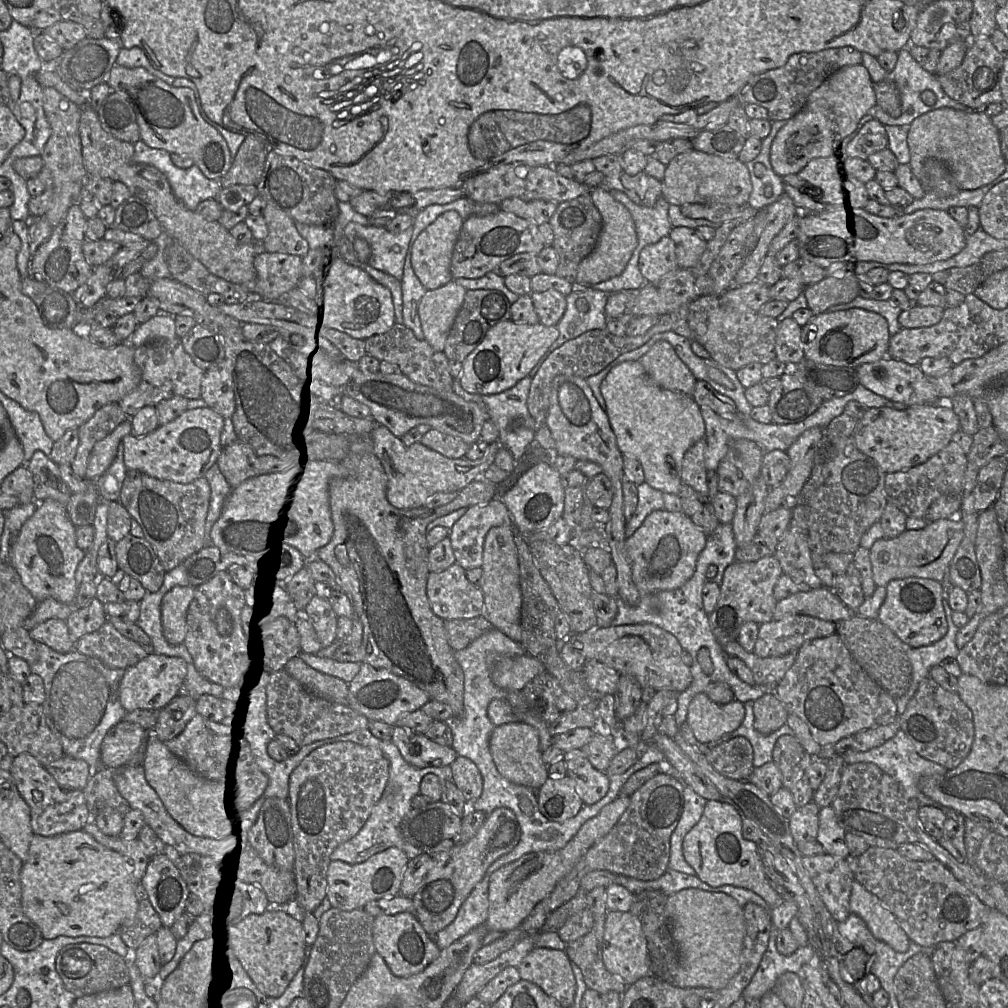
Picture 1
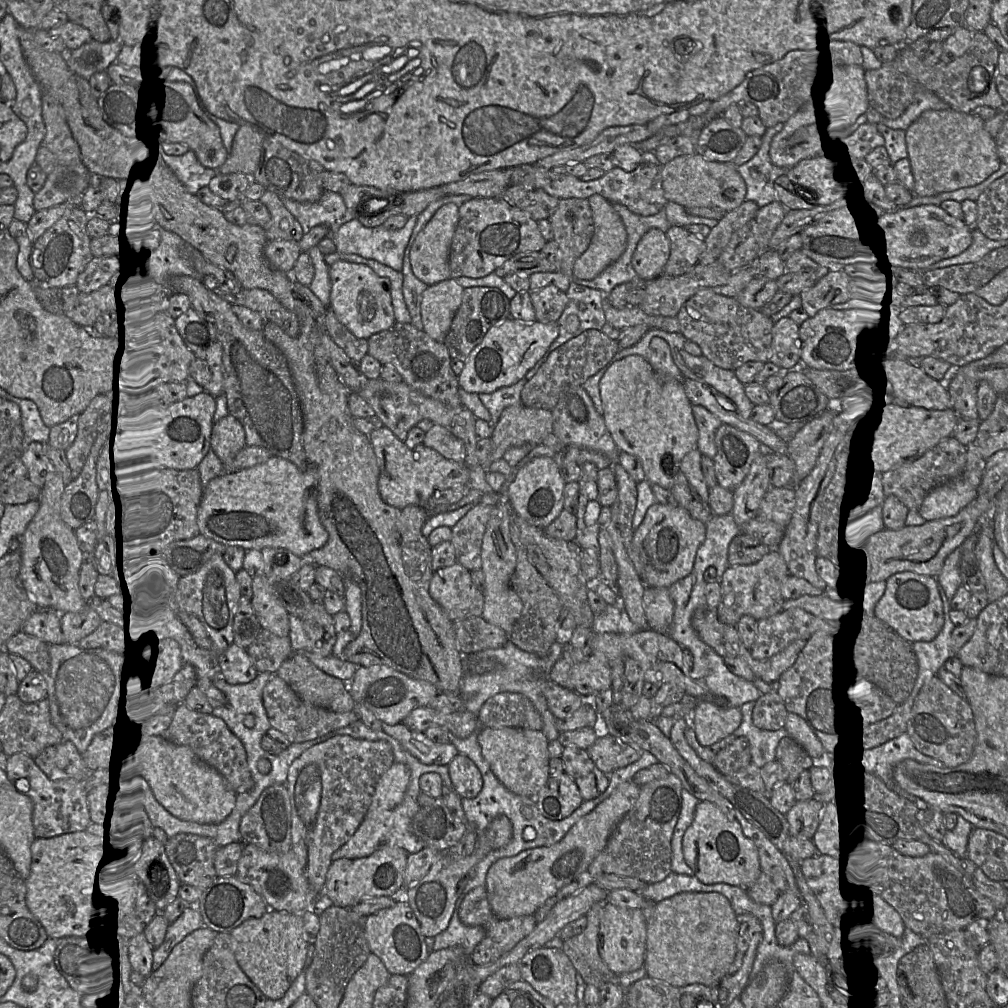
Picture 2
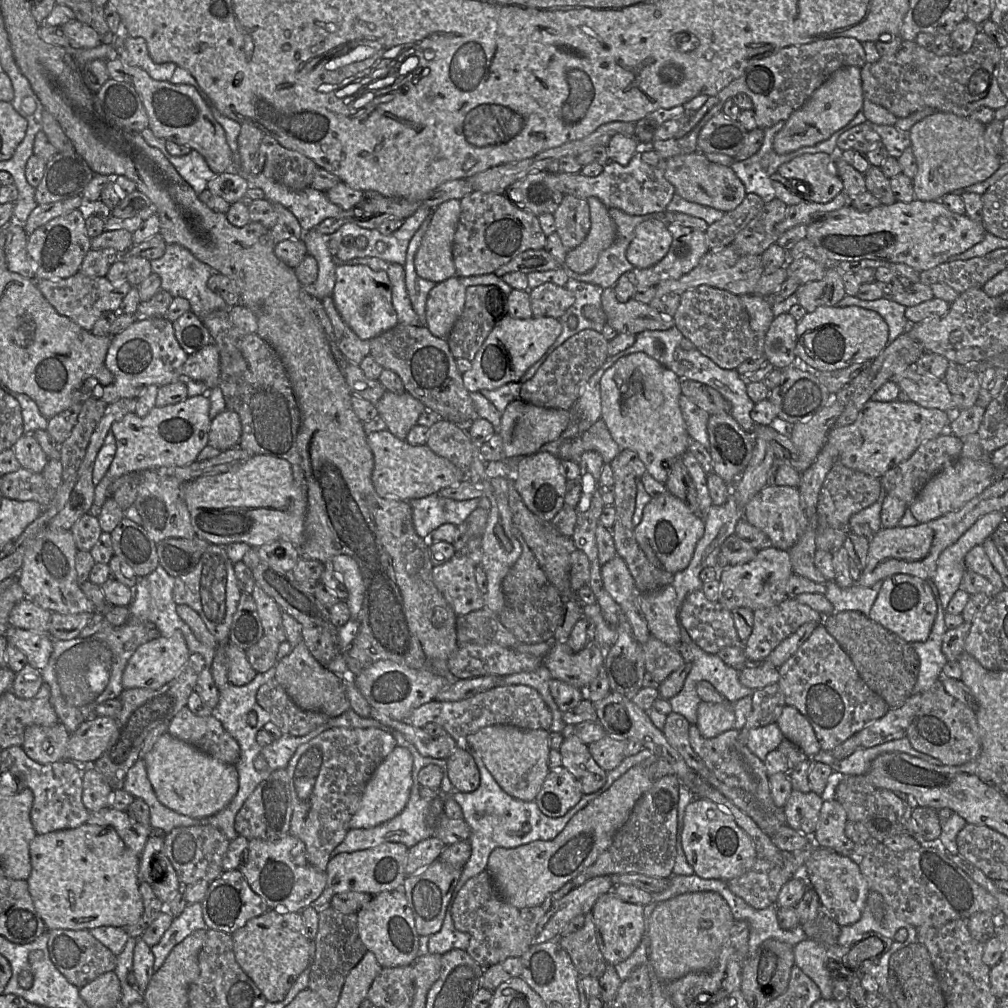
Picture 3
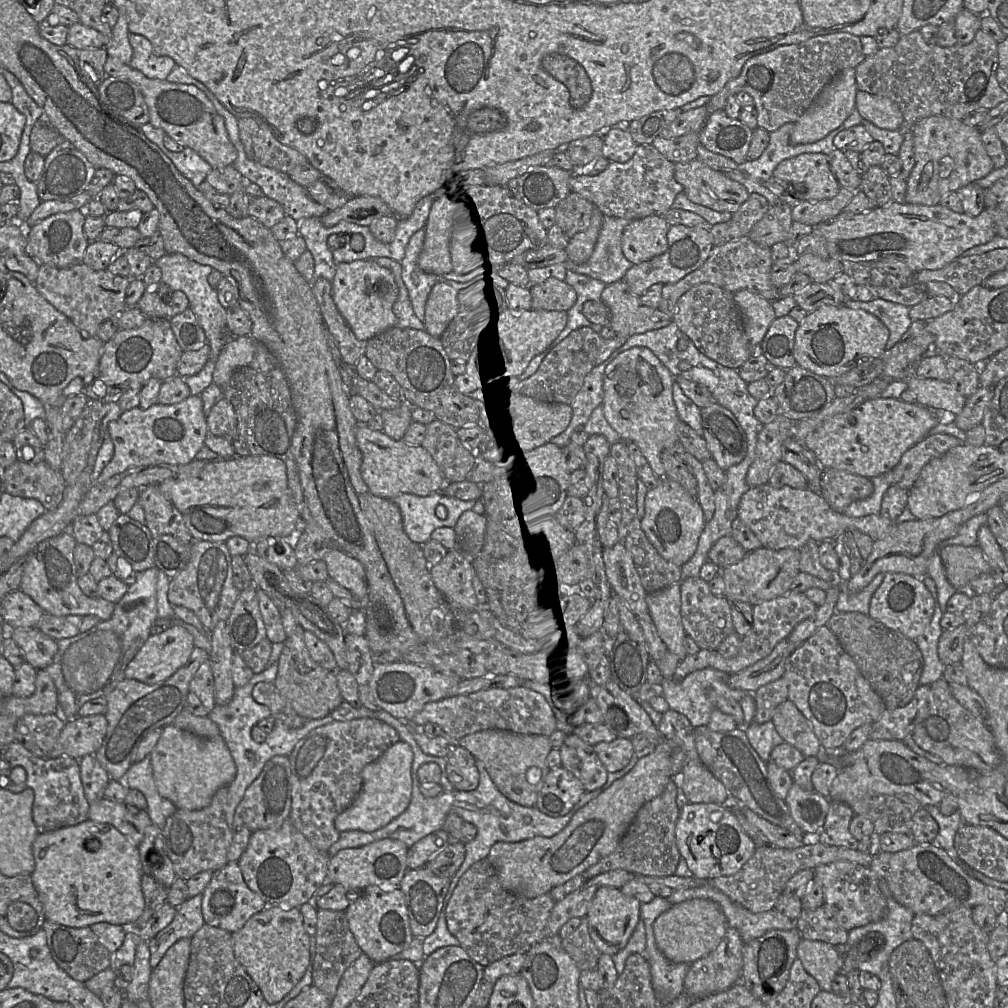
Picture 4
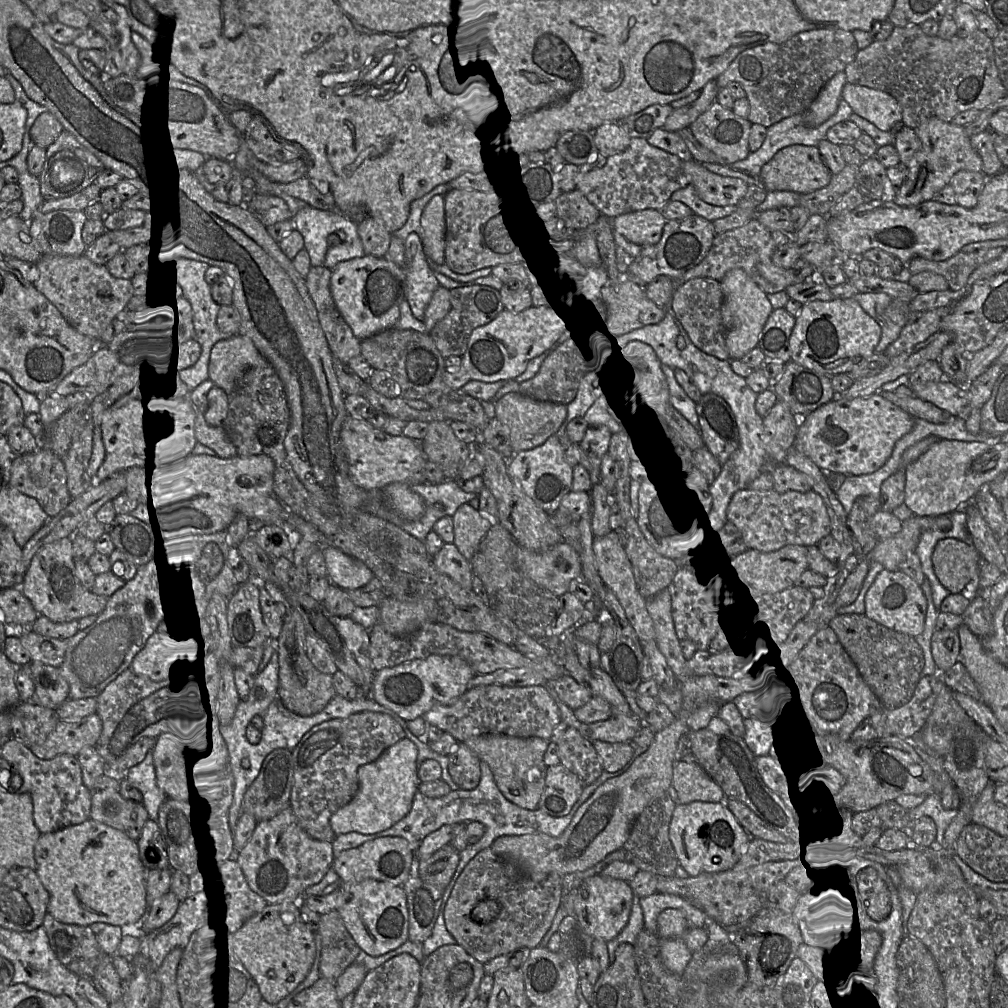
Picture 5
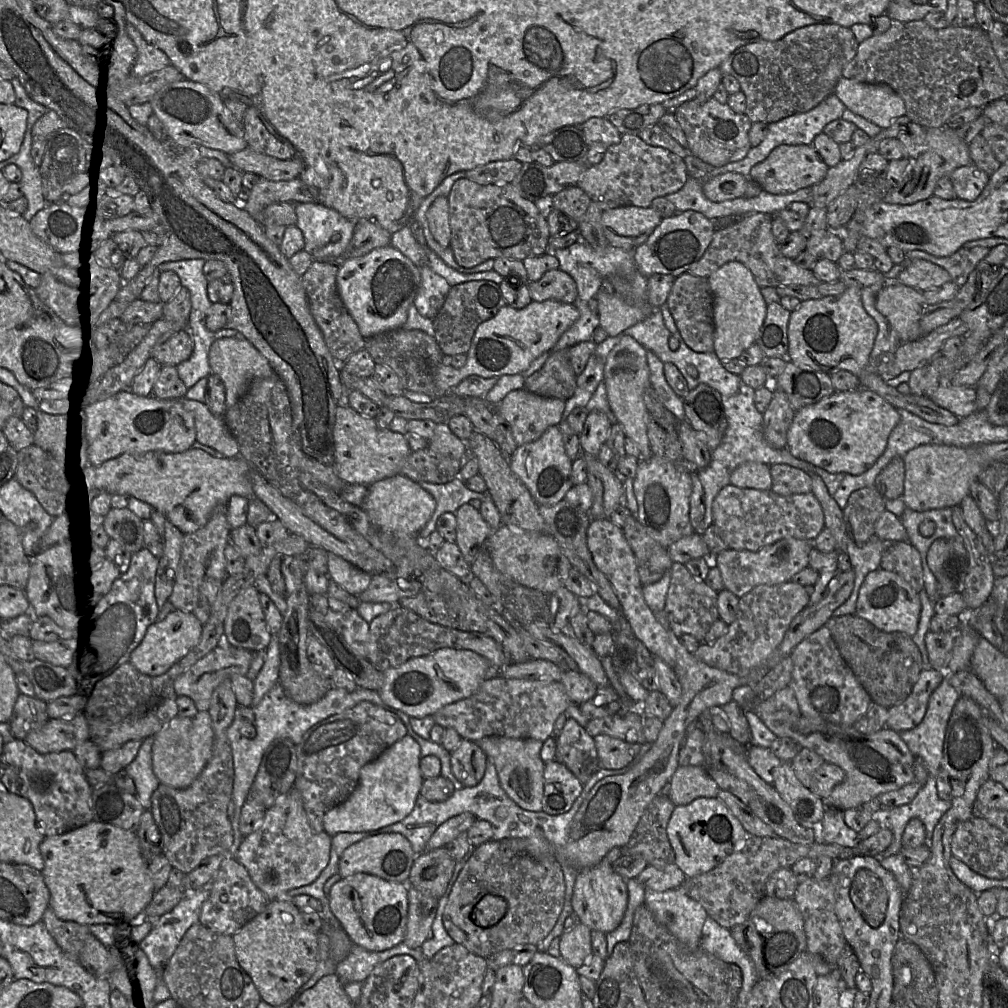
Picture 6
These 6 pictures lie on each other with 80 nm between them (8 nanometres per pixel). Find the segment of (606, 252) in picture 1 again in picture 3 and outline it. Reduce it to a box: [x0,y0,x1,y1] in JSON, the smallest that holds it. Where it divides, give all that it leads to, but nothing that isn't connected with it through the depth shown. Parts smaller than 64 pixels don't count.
[563,197,616,274]

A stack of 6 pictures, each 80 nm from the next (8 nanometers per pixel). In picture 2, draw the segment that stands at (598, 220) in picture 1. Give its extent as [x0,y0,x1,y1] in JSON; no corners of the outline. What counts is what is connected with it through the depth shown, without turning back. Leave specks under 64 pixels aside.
[548,198,594,278]

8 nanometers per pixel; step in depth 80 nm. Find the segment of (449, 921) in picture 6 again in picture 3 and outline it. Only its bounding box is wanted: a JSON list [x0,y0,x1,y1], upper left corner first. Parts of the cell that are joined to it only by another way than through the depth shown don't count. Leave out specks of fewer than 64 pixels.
[451,870,547,969]

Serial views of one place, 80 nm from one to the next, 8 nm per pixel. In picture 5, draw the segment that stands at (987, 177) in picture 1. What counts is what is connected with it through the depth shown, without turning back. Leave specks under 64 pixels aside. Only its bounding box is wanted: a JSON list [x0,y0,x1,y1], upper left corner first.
[893,118,982,207]

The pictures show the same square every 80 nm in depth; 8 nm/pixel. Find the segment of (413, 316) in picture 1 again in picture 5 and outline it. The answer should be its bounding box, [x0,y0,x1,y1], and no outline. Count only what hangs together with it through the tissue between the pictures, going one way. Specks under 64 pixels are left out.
[405,232,439,321]

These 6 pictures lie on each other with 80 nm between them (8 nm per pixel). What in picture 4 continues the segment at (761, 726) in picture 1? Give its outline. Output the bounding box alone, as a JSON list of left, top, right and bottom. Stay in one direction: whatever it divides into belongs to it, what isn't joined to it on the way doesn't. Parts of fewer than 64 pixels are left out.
[753,677,788,724]

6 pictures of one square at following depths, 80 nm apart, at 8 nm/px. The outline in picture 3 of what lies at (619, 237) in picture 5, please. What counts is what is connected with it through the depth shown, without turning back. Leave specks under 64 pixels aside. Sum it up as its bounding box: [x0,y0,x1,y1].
[626,217,671,268]

